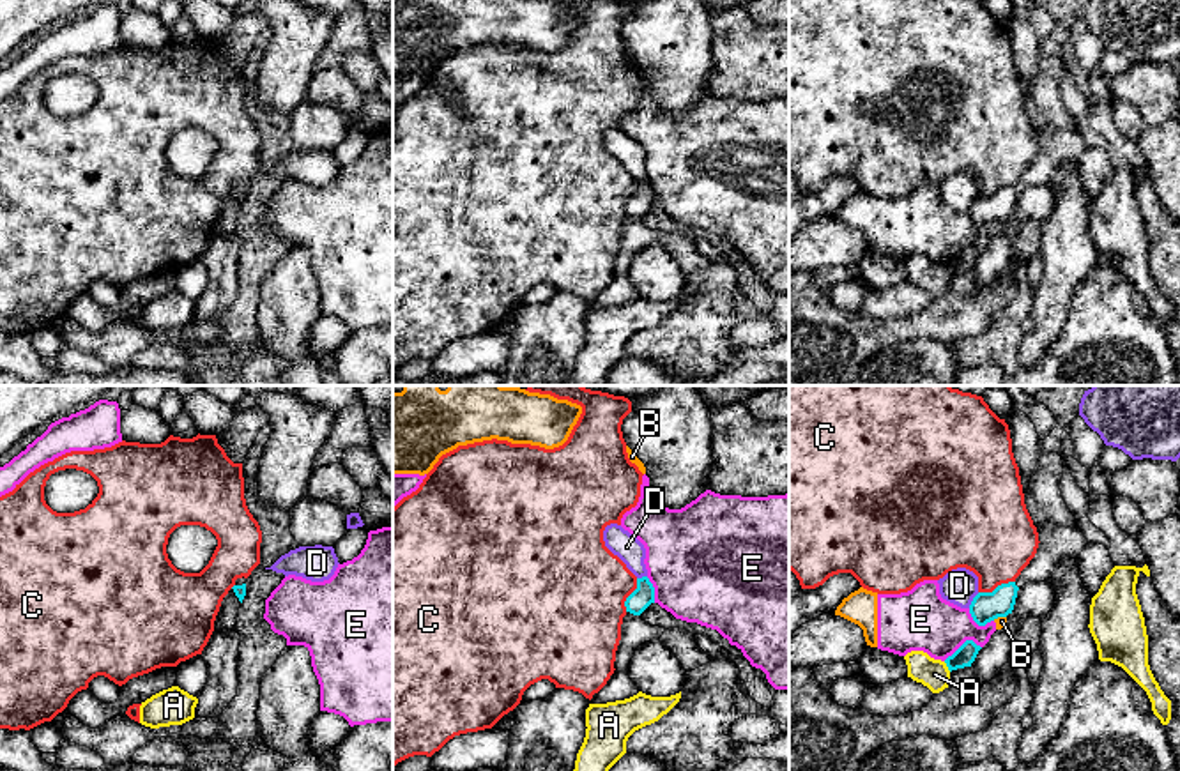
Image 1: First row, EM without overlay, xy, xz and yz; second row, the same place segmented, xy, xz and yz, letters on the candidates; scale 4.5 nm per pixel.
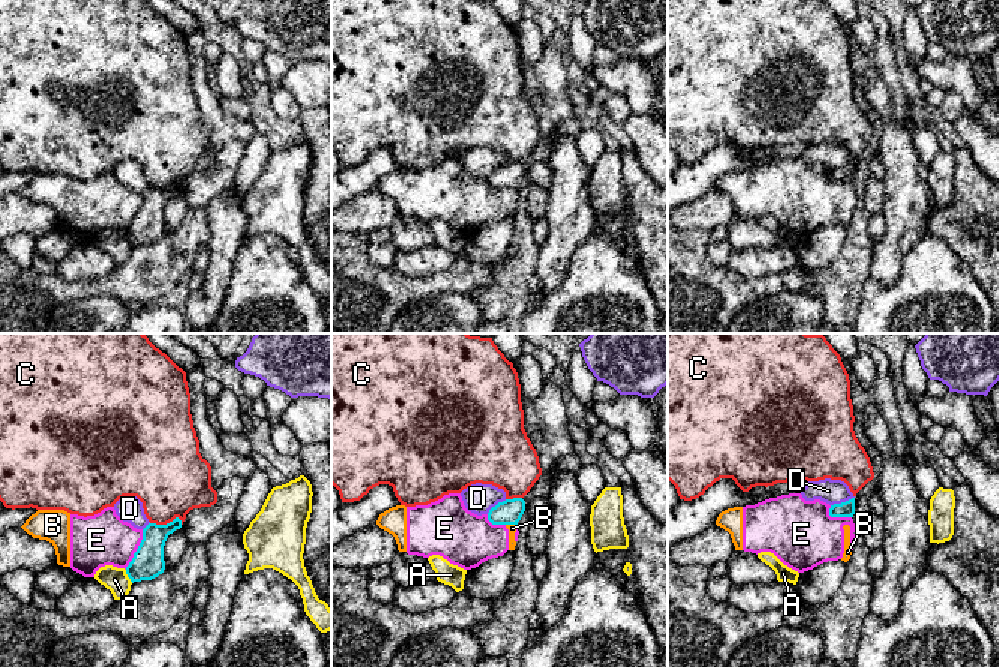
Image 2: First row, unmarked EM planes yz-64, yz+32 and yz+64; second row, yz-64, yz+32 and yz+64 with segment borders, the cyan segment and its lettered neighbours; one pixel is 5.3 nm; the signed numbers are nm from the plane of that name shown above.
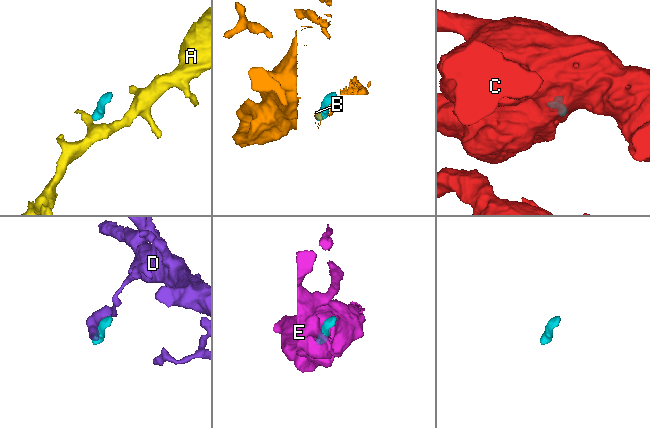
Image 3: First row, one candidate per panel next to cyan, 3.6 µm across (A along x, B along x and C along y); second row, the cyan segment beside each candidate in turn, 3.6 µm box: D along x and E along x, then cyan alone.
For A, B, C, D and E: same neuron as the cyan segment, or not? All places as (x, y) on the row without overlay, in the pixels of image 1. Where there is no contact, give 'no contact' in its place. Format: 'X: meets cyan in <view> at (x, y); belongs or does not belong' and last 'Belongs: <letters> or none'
A: meets cyan in yz at (947, 269); does not belong
B: meets cyan in yz at (998, 220); does not belong
C: meets cyan in yz at (998, 190); does not belong
D: meets cyan in yz at (973, 204); does not belong
E: meets cyan in yz at (963, 248); does not belong
Belongs: none

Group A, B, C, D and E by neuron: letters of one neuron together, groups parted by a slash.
A / B E / C / D

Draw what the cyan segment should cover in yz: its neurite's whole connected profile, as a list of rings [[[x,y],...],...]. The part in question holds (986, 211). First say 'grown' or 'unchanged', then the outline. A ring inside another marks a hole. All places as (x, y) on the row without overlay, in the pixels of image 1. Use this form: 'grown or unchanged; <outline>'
grown; [[[1046,126],[1038,136],[1038,152],[1021,179],[1008,187],[998,189],[992,196],[978,196],[969,218],[978,230],[1012,218],[1017,195],[1028,186],[1049,186],[1056,168],[1065,161],[1077,161],[1088,149],[1077,129],[1058,131]]]

